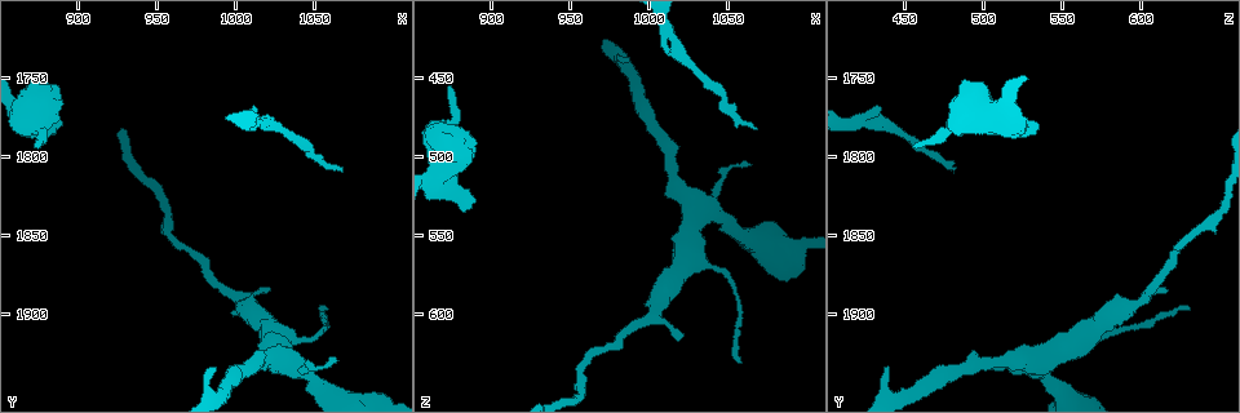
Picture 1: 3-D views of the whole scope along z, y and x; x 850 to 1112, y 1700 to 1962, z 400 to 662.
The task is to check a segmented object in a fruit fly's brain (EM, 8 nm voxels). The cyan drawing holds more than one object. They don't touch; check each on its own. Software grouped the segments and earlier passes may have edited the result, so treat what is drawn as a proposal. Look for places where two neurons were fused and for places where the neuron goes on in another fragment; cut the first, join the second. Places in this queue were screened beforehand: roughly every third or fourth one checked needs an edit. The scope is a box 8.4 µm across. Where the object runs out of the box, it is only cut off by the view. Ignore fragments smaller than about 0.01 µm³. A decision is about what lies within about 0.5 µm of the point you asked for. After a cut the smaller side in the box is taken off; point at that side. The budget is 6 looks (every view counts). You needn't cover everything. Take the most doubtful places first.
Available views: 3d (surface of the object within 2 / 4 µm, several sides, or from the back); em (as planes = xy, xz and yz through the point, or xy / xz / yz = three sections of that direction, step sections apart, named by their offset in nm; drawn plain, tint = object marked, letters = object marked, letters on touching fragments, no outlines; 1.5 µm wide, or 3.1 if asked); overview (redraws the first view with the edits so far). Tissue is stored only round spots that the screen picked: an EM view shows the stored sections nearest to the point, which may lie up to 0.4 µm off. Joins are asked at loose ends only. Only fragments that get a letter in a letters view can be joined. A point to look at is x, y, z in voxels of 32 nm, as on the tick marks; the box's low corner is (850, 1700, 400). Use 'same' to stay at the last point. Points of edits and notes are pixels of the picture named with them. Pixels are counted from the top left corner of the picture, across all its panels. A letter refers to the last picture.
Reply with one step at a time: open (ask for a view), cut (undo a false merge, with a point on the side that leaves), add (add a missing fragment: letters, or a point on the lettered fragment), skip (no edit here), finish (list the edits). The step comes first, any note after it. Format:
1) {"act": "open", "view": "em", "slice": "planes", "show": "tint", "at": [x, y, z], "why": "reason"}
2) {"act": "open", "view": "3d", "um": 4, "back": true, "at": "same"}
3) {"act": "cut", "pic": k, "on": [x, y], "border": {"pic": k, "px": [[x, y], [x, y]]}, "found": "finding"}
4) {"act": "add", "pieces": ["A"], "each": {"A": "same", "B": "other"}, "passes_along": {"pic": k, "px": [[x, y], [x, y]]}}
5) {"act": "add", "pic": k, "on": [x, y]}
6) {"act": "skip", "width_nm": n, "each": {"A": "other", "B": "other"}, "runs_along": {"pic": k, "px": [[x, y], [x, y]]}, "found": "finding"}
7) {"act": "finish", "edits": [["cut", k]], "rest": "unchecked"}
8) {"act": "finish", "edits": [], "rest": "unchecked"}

{"act": "open", "view": "3d", "um": 2, "at": [1070, 1808, 482], "why": "end of a long branch"}

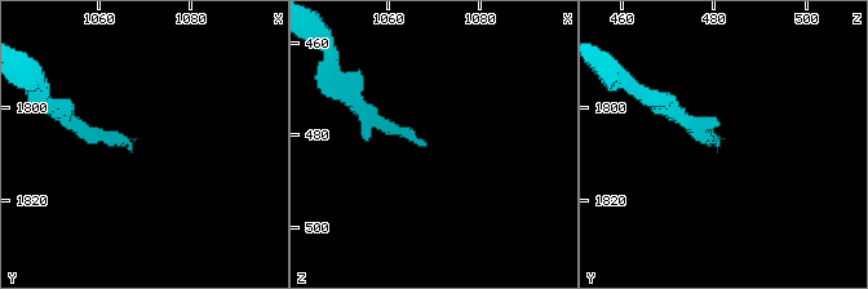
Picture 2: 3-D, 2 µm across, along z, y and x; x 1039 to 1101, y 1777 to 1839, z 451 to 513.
{"act": "open", "view": "em", "slice": "planes", "show": "letters", "at": [1068, 1807, 481], "why": "shape alone is not enough"}

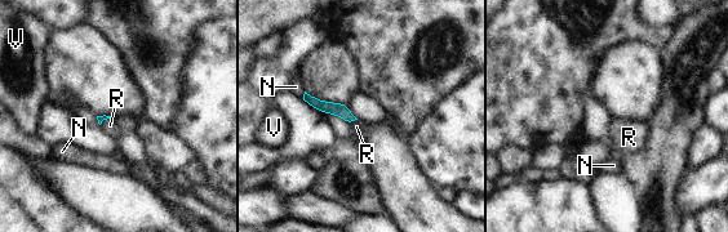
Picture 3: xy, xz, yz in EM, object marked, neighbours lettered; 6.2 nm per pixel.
{"act": "add", "pieces": ["R"], "each": {"N": "other", "R": "same", "V": "other"}, "found": "it goes on there"}

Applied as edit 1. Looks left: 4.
{"act": "open", "view": "em", "slice": "xz", "step": 4, "show": "letters", "at": [888, 1778, 530], "why": "stops while still wide"}

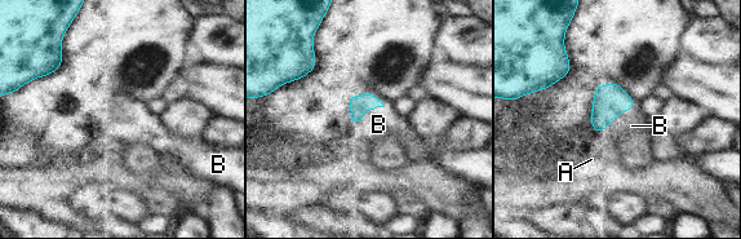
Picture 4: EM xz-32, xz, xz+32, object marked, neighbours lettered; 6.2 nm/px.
{"act": "open", "view": "em", "slice": "planes", "show": "letters", "at": "same", "why": "another direction"}

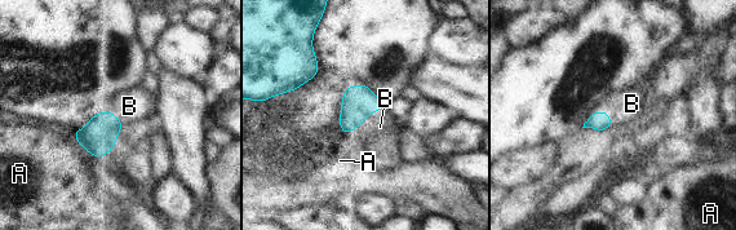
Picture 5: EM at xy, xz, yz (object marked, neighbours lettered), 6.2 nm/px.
{"act": "add", "pieces": ["B"], "each": {"A": "other", "B": "same"}, "passes_along": {"pic": 5, "px": [[358, 102], [364, 119], [363, 133]]}, "found": "it goes on there"}

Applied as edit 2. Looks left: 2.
{"act": "open", "view": "overview", "why": "see it whole again"}

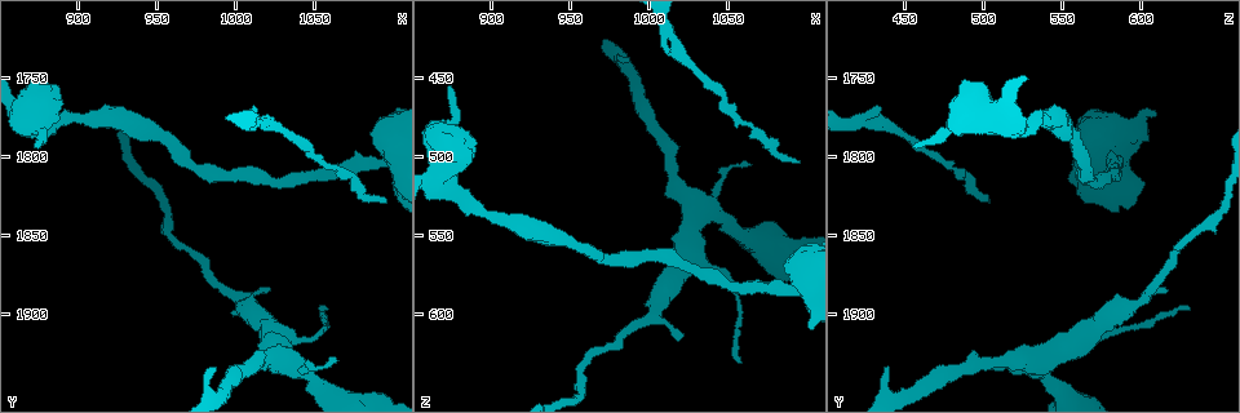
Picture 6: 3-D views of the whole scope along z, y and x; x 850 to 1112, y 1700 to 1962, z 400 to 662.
{"act": "open", "view": "em", "slice": "planes", "show": "letters", "at": [874, 1792, 456]}

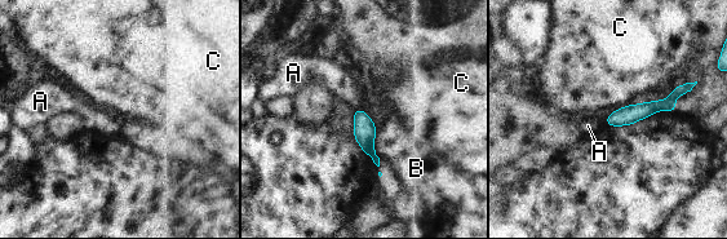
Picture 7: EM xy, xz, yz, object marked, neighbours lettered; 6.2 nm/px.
{"act": "skip", "width_nm": 120, "each": {"A": "other", "B": "other", "C": "other"}, "border": {"pic": 7, "px": [[632, 103], [617, 109]]}, "found": "no lettered fragment goes on from it"}

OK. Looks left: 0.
{"act": "finish", "edits": [["add", 3], ["add", 5]], "rest": "unchecked"}

